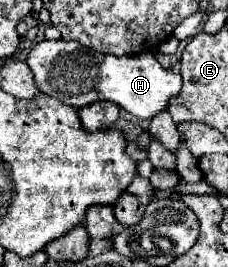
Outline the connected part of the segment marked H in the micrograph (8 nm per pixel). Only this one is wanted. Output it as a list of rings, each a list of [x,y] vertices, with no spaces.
[[[41,41],[27,57],[27,65],[35,75],[39,89],[51,97],[67,101],[67,105],[81,109],[95,101],[111,101],[137,119],[153,119],[161,111],[167,111],[171,99],[181,93],[181,75],[167,71],[159,65],[153,53],[115,57],[83,49],[77,41]]]

